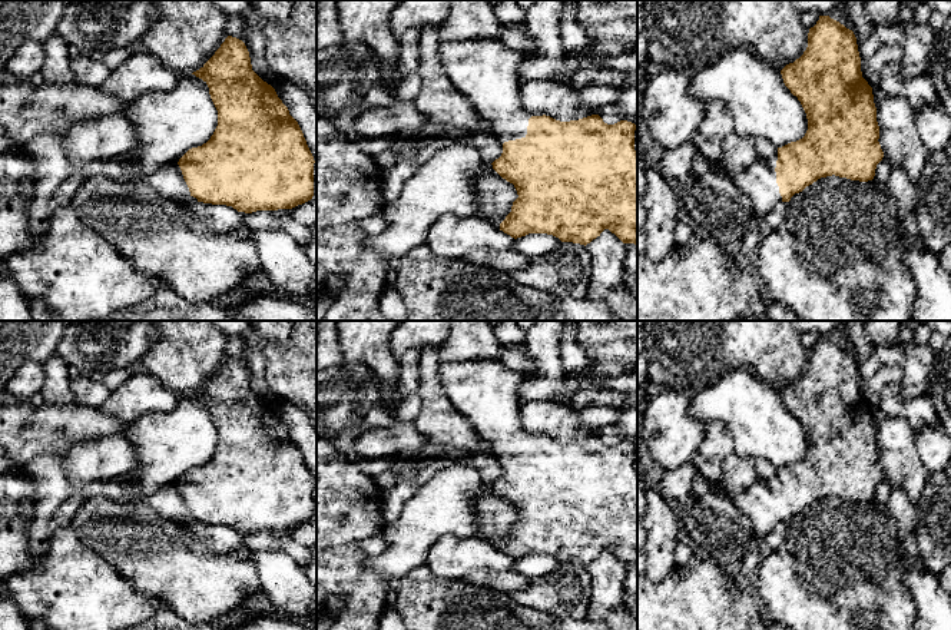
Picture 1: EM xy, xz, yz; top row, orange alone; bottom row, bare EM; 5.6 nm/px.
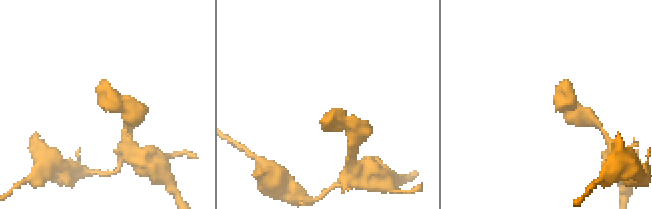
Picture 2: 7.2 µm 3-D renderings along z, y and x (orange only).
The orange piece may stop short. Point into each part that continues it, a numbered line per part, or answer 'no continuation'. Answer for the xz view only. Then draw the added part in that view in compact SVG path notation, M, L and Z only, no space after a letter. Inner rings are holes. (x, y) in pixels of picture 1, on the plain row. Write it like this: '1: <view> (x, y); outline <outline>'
1: xz (484, 393); outline M497 359L441 361L438 372L451 404L471 424L477 435L491 444L491 450L500 461L526 458L528 440L543 437L541 434L527 432L520 421L518 389L524 375L507 369Z

